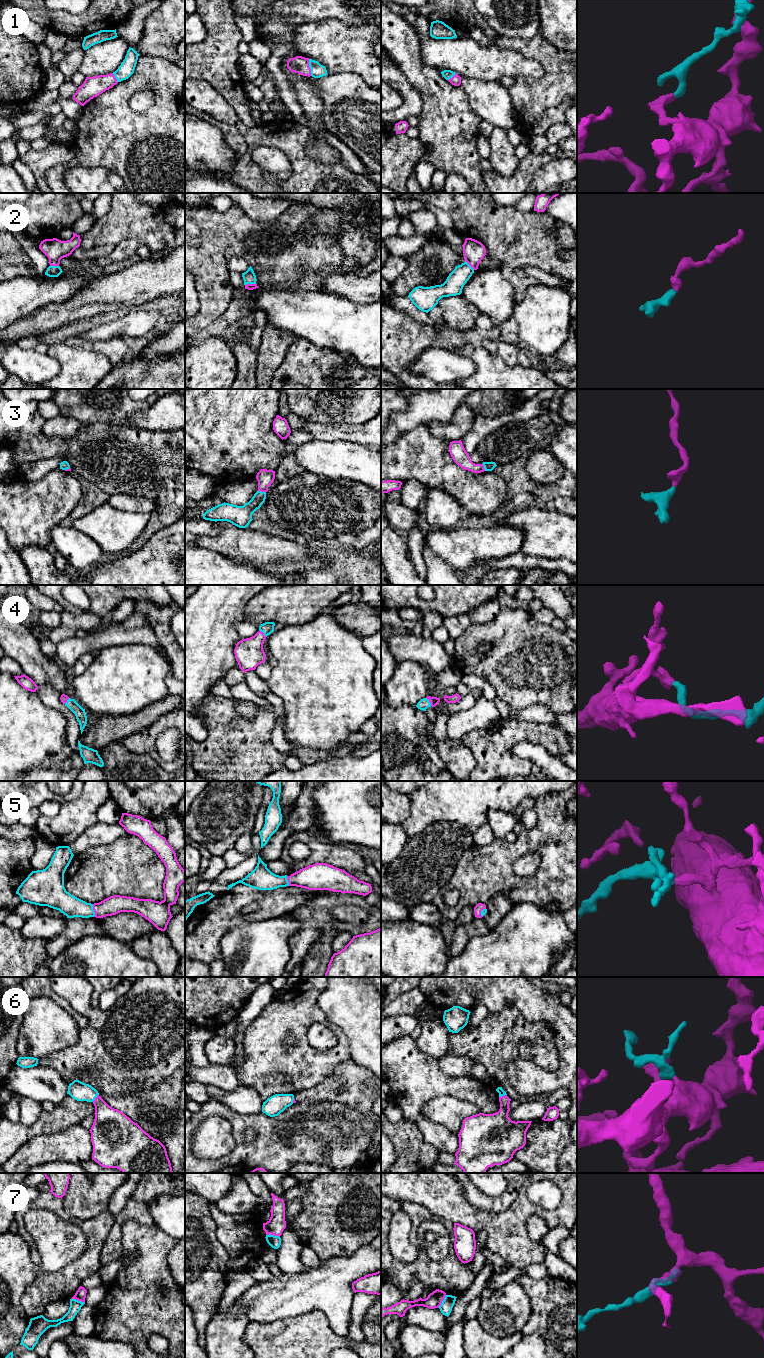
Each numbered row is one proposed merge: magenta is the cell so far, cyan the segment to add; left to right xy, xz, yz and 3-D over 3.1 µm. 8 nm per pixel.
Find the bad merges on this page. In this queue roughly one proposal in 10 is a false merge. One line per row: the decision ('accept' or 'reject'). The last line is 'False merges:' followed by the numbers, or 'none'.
1: accept
2: accept
3: accept
4: accept
5: accept
6: accept
7: reject
False merges: 7

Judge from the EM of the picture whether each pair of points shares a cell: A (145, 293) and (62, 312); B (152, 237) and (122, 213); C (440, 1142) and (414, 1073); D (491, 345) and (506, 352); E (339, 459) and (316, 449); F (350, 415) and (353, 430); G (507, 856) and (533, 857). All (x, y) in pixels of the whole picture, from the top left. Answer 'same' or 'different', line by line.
A: same
B: same
C: same
D: same
E: same
F: different
G: different

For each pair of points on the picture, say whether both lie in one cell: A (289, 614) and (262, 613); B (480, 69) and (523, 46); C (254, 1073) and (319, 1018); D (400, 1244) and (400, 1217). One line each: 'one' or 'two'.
A: one
B: two
C: one
D: one

